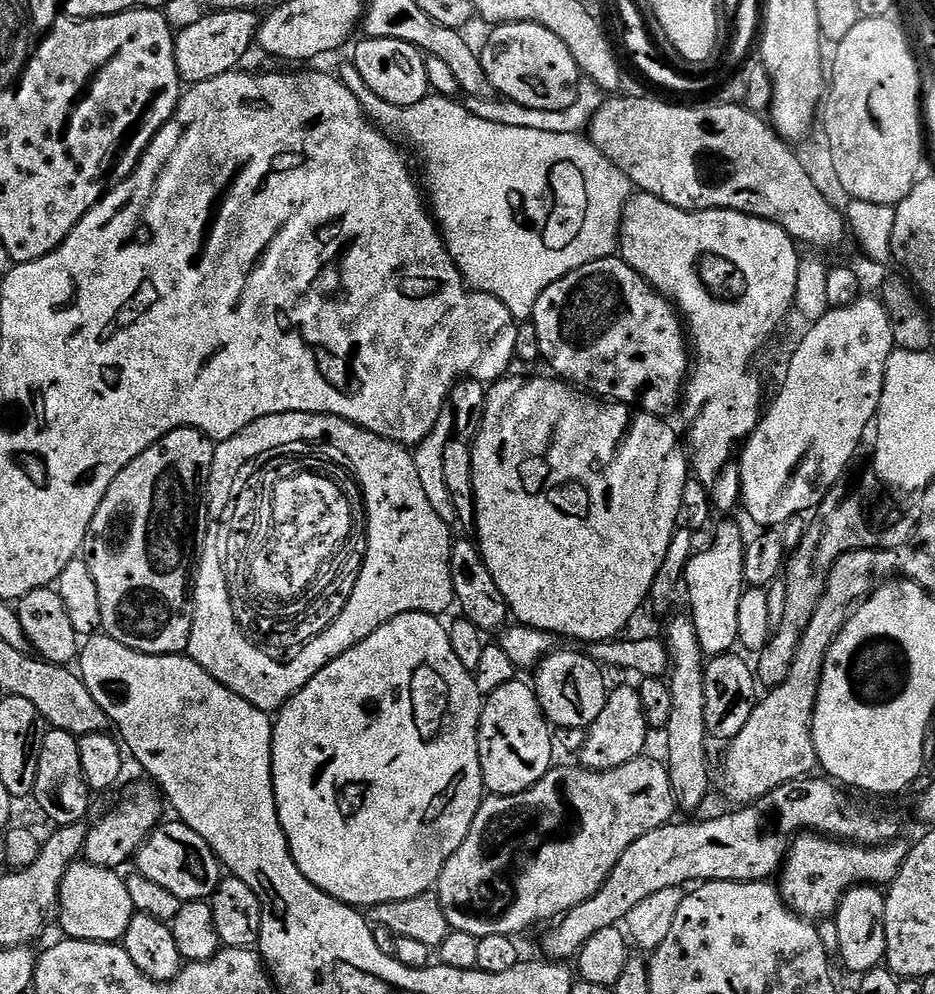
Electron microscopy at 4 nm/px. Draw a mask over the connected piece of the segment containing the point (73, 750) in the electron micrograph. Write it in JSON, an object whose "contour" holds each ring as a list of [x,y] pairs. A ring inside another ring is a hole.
{"contour":[[[49,727],[40,737],[38,778],[34,801],[53,820],[53,825],[78,824],[88,812],[90,789],[82,774],[82,757],[78,755],[79,739],[66,730]]]}

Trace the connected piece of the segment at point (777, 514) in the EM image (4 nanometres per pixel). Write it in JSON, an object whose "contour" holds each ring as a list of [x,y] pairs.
{"contour":[[[860,294],[856,300],[844,305],[841,308],[830,307],[824,317],[814,321],[808,328],[809,332],[796,344],[796,349],[792,352],[792,357],[788,360],[788,369],[784,372],[784,381],[780,384],[780,393],[776,397],[771,397],[770,403],[763,409],[760,421],[752,435],[743,441],[742,451],[739,453],[740,461],[740,499],[742,508],[748,511],[748,516],[756,524],[761,524],[761,529],[772,530],[779,524],[784,524],[787,520],[792,520],[795,516],[800,516],[803,512],[811,513],[819,508],[826,498],[826,494],[834,485],[841,483],[845,479],[844,471],[848,468],[848,463],[856,456],[856,451],[860,448],[860,443],[864,440],[864,435],[869,435],[873,427],[876,411],[882,402],[882,390],[884,389],[884,379],[886,378],[886,366],[892,357],[894,349],[897,347],[894,333],[891,329],[890,318],[884,309],[883,302],[875,295],[865,296]]]}

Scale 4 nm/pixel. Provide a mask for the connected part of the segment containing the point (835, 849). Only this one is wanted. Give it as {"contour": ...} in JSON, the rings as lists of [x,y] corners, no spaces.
{"contour":[[[800,833],[793,840],[780,871],[778,891],[787,906],[806,920],[819,922],[831,917],[849,888],[891,884],[908,857],[907,843],[865,846],[837,841],[819,833]]]}

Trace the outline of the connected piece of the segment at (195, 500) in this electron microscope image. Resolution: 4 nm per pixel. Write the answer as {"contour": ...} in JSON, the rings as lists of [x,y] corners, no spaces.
{"contour":[[[176,428],[154,442],[106,490],[102,506],[90,522],[82,558],[98,582],[102,602],[102,628],[107,636],[147,656],[178,656],[187,653],[192,629],[190,577],[198,556],[198,545],[208,523],[208,506],[202,497],[208,491],[210,466],[216,444],[197,428]]]}

